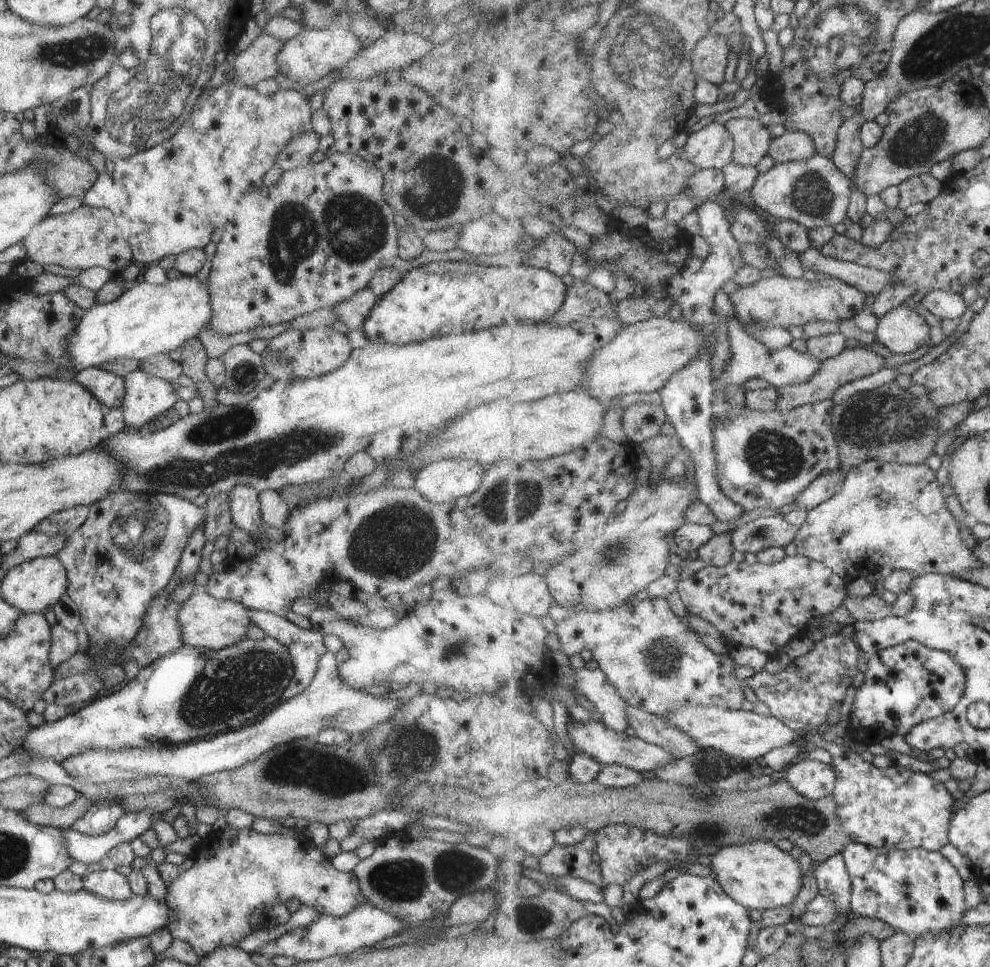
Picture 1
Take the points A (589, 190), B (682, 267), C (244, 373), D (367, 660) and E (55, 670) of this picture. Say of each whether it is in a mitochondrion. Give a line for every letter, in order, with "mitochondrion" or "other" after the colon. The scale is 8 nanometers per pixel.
A: other
B: other
C: mitochondrion
D: other
E: other

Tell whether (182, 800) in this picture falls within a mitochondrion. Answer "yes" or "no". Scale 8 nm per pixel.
no

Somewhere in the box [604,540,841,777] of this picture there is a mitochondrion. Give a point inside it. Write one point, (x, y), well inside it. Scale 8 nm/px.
(665, 658)

